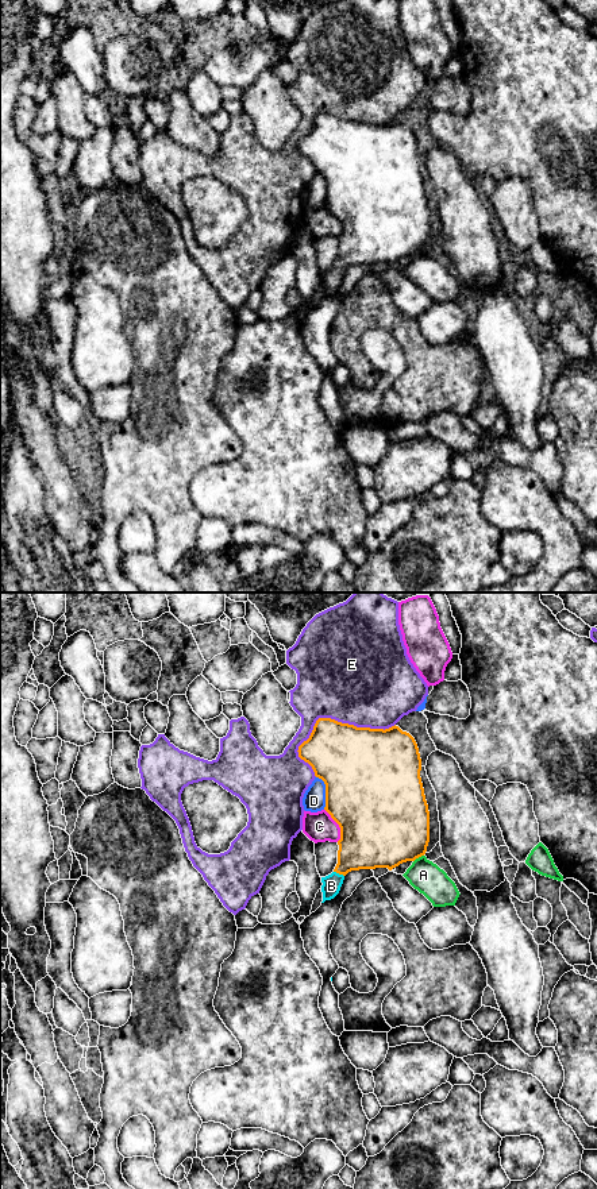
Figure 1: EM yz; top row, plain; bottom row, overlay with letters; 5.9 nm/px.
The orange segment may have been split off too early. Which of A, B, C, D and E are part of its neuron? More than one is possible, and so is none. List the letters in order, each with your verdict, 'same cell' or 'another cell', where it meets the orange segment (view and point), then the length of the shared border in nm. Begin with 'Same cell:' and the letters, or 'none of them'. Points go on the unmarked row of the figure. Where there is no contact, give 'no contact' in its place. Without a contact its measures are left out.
Same cell: B
A: another cell; contact yz (418, 253); length 80 nm
B: same cell; contact yz (339, 269); length 70 nm
C: another cell; contact yz (338, 219); length 220 nm
D: another cell; contact yz (326, 188); length 200 nm
E: another cell; contact yz (338, 118); length 600 nm

